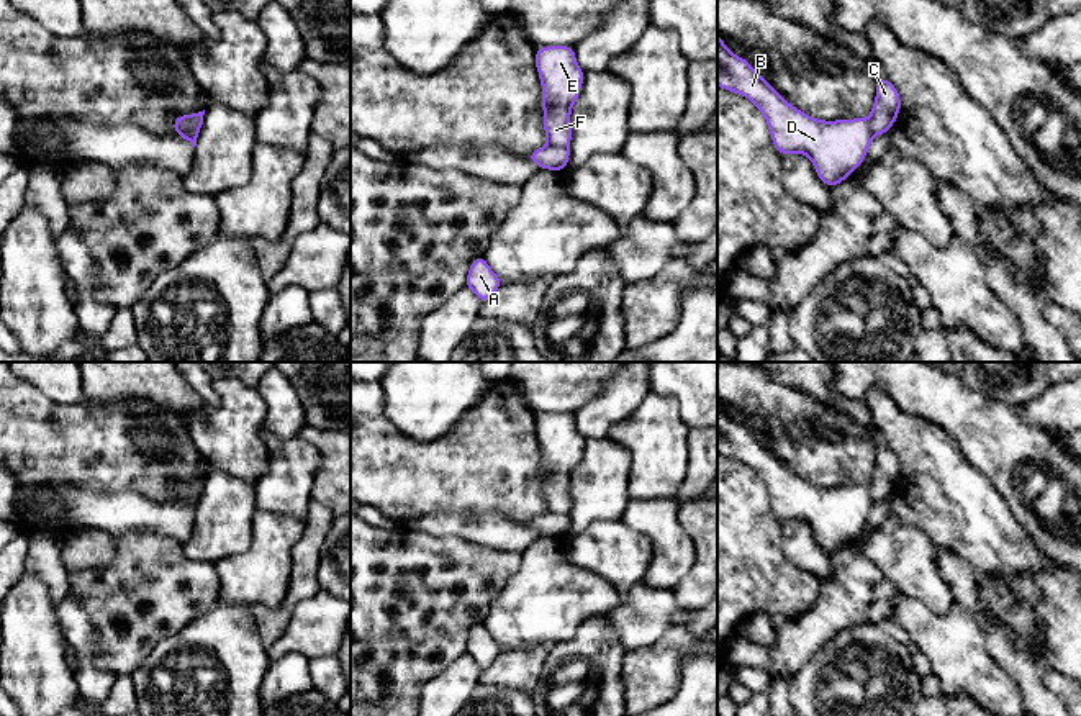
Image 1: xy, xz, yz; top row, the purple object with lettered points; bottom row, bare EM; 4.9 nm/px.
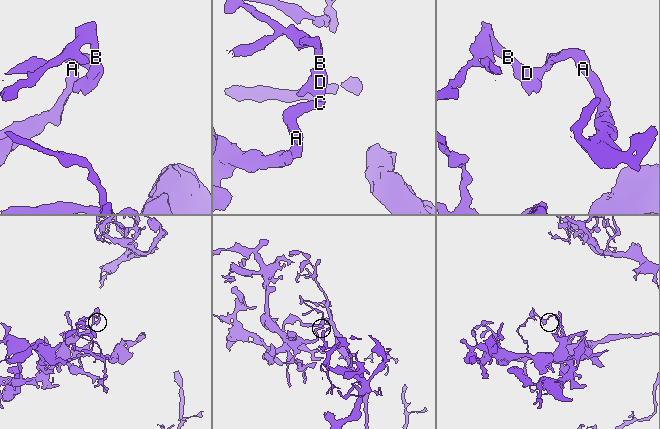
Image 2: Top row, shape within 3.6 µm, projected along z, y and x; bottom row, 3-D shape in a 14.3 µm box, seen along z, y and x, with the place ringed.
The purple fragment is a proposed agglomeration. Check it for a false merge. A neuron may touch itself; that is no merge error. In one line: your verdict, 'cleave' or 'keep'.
cleave

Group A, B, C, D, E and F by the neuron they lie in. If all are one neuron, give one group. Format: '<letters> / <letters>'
A C / B D E F

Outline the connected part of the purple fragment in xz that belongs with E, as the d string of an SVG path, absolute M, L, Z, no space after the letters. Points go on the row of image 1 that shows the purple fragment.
M572 46L536 49L536 69L544 92L544 131L549 146L568 147L572 141L570 113L580 95L585 72L577 64Z

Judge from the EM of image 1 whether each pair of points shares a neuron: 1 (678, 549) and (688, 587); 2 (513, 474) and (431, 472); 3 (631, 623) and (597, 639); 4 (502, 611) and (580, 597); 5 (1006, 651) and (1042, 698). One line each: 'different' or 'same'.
1: different
2: same
3: different
4: same
5: same

